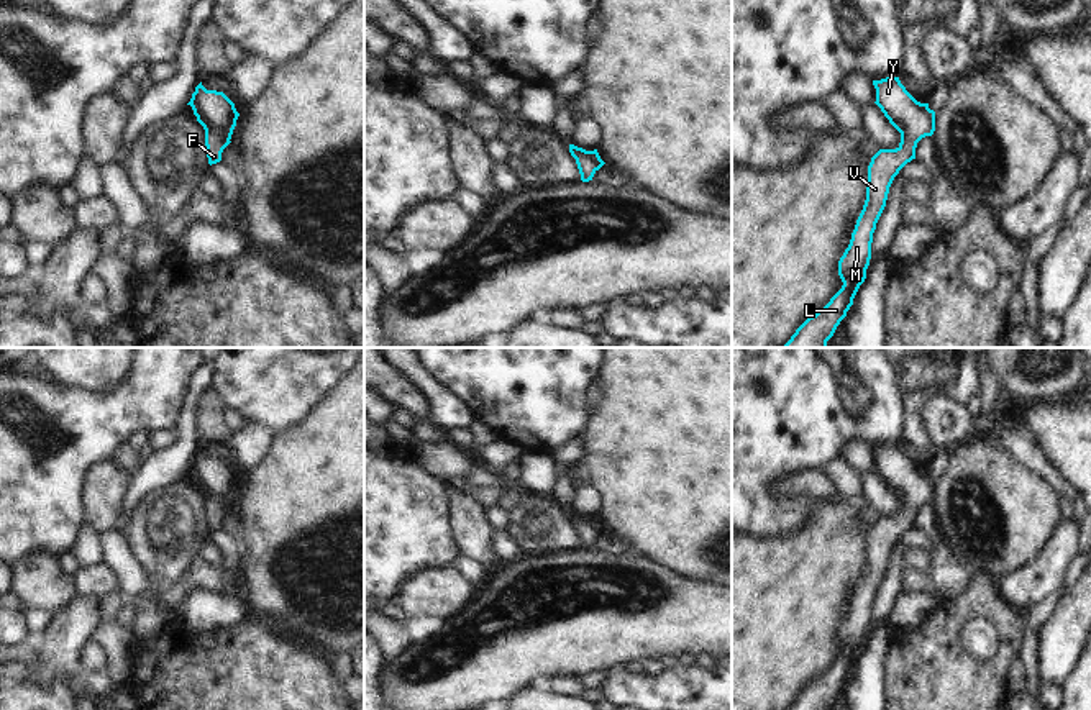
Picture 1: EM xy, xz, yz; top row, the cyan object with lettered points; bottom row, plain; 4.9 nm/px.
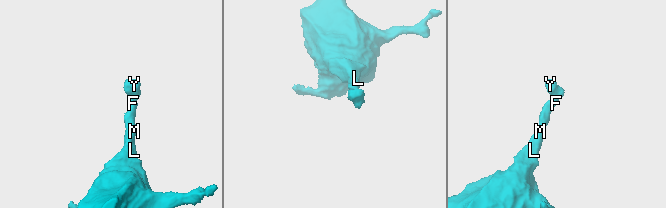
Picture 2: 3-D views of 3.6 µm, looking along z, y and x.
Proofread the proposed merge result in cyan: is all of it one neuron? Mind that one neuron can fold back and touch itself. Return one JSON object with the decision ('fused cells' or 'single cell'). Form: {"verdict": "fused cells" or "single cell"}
{"verdict": "single cell"}

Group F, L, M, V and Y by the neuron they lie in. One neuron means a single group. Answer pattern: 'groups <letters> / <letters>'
groups F L M V Y

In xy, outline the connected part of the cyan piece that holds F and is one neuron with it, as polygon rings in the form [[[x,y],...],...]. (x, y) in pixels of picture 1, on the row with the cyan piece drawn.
[[[200,82],[187,105],[205,130],[208,164],[220,162],[240,116],[235,103],[223,92],[207,90]]]

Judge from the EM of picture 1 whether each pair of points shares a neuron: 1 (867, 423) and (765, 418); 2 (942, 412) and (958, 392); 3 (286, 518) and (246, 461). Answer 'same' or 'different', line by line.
1: same
2: different
3: different

